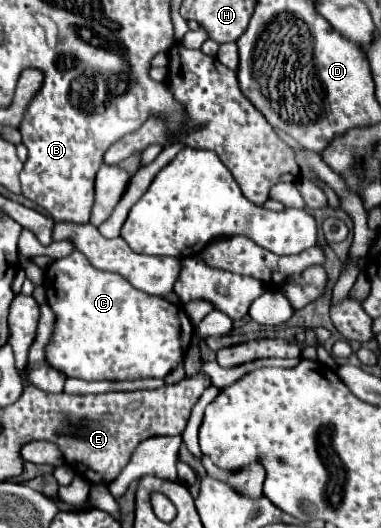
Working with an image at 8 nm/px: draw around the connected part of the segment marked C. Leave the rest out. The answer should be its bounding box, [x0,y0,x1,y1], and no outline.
[45,251,193,381]

